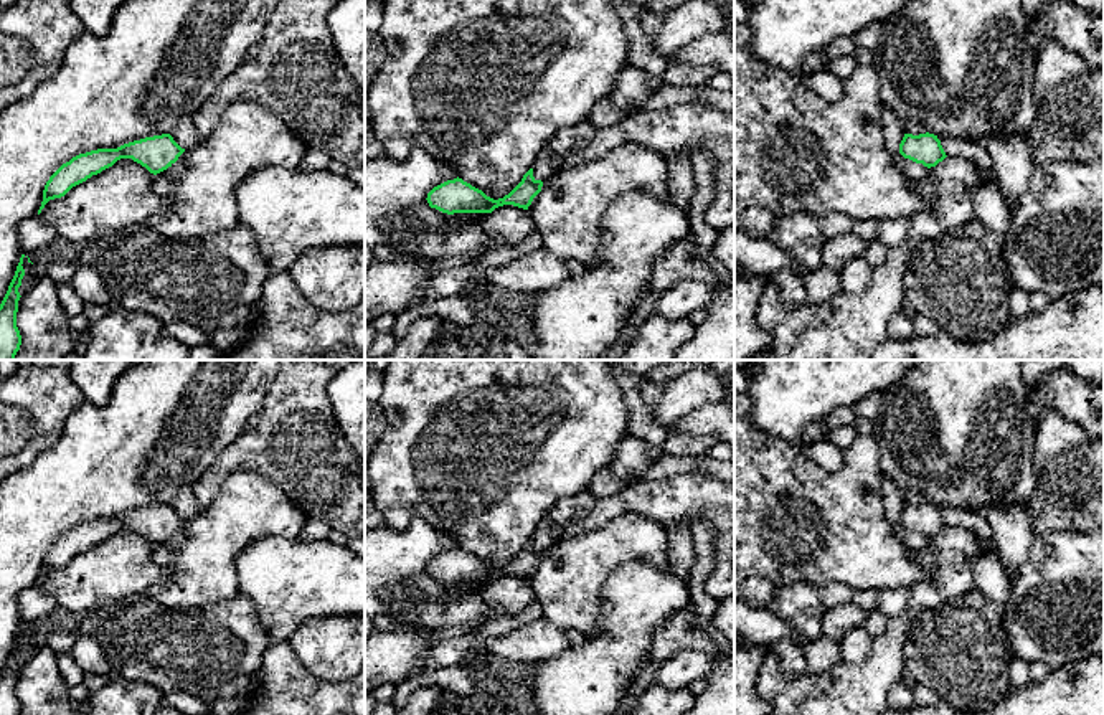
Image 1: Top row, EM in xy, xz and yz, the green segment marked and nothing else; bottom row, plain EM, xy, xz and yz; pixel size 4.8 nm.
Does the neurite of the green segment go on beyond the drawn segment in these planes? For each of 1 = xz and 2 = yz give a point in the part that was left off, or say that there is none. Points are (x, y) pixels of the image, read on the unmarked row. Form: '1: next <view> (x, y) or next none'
1: next none
2: next none

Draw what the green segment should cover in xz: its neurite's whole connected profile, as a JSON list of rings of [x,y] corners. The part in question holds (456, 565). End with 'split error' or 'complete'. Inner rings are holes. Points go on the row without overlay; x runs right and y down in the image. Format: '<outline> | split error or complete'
[[[530,538],[521,552],[503,568],[493,570],[482,560],[472,556],[462,548],[447,550],[434,556],[427,563],[427,573],[442,583],[492,583],[495,578],[503,575],[513,575],[528,580],[533,568],[541,561],[543,552],[533,547]]] | complete

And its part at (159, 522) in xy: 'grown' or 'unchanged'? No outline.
unchanged

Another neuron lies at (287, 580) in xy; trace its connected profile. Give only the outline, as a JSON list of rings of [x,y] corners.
[[[256,538],[238,555],[236,573],[239,593],[251,599],[272,642],[289,641],[292,632],[312,618],[365,616],[365,558],[327,538]]]

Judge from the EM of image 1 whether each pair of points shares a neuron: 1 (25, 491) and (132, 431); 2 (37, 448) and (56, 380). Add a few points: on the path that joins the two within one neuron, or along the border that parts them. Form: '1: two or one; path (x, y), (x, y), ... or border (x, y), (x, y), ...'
1: one; path (51, 491), (58, 491), (89, 474), (106, 458)
2: one; path (47, 431), (48, 397)

